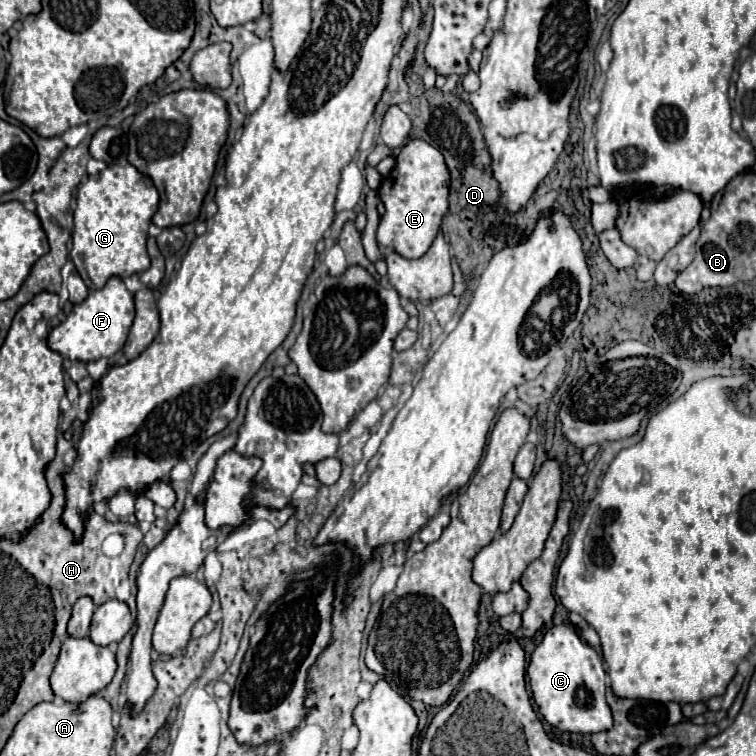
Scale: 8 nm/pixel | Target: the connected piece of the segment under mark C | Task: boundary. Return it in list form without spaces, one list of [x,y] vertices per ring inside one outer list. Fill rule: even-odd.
[[[561,624],[545,632],[541,644],[531,654],[527,676],[533,698],[551,726],[579,734],[595,734],[613,726],[611,708],[605,702],[607,674],[603,670],[603,660],[573,628]]]

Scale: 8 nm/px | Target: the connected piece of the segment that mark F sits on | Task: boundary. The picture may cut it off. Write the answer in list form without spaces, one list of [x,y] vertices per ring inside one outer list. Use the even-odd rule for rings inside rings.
[[[111,278],[101,290],[95,290],[81,304],[73,306],[73,312],[67,316],[67,320],[53,328],[47,338],[47,344],[51,350],[59,352],[71,362],[91,362],[99,358],[109,358],[123,348],[133,318],[133,294],[125,288],[121,278]]]

